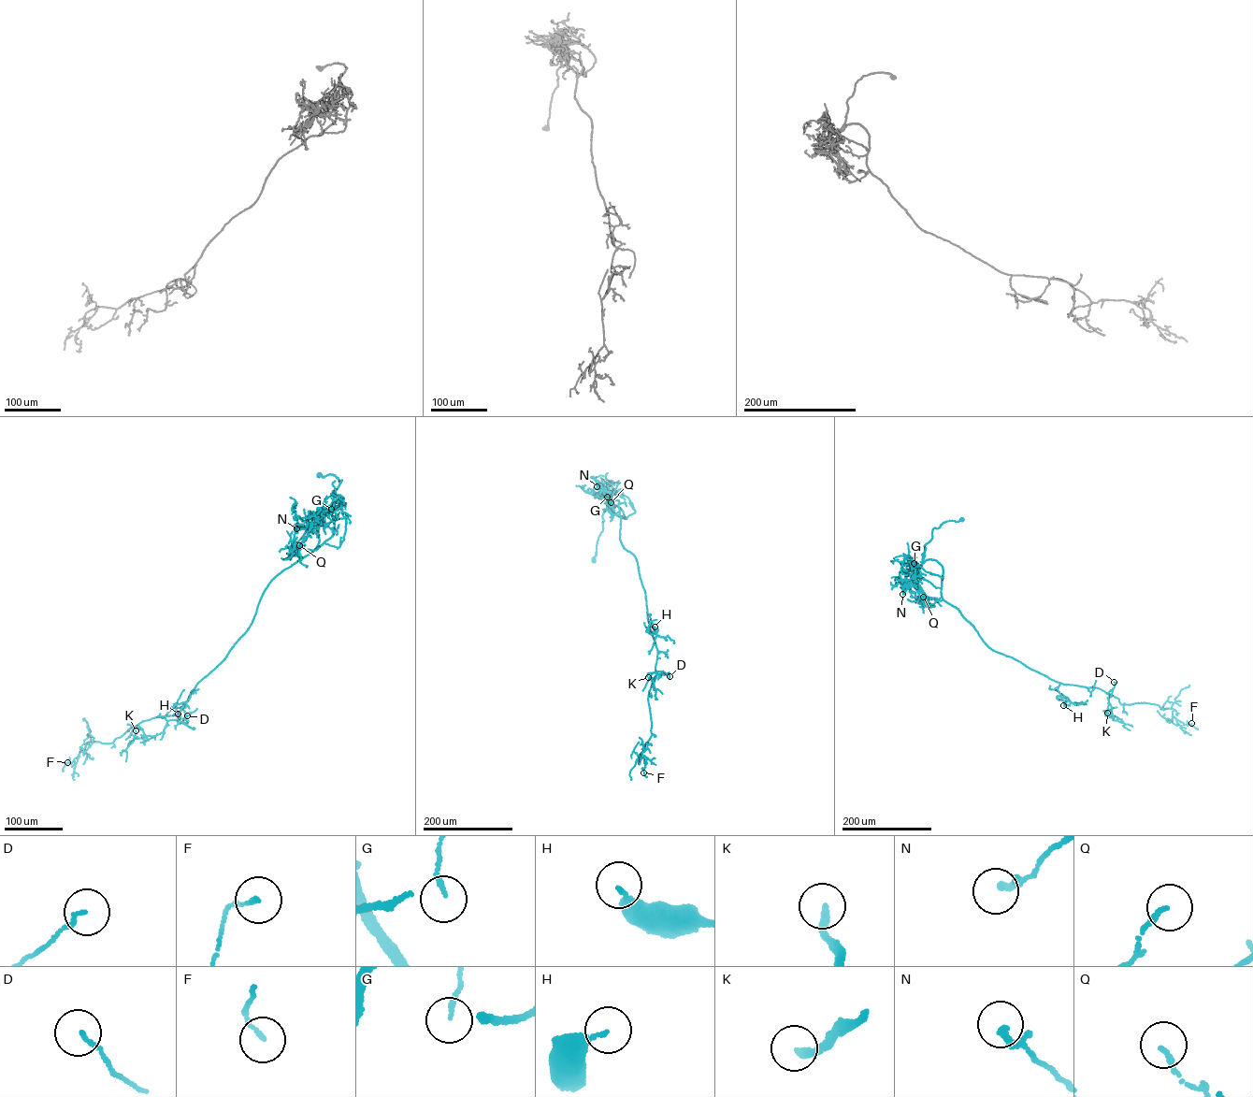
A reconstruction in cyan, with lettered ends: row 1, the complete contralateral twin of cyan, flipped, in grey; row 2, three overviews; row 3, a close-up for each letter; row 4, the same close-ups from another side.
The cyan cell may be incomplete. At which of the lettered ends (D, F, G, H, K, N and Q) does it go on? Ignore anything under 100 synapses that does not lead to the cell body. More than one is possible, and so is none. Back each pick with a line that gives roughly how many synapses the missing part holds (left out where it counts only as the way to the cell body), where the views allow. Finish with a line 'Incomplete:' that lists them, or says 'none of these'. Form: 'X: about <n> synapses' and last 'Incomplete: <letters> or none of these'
Incomplete: none of these

